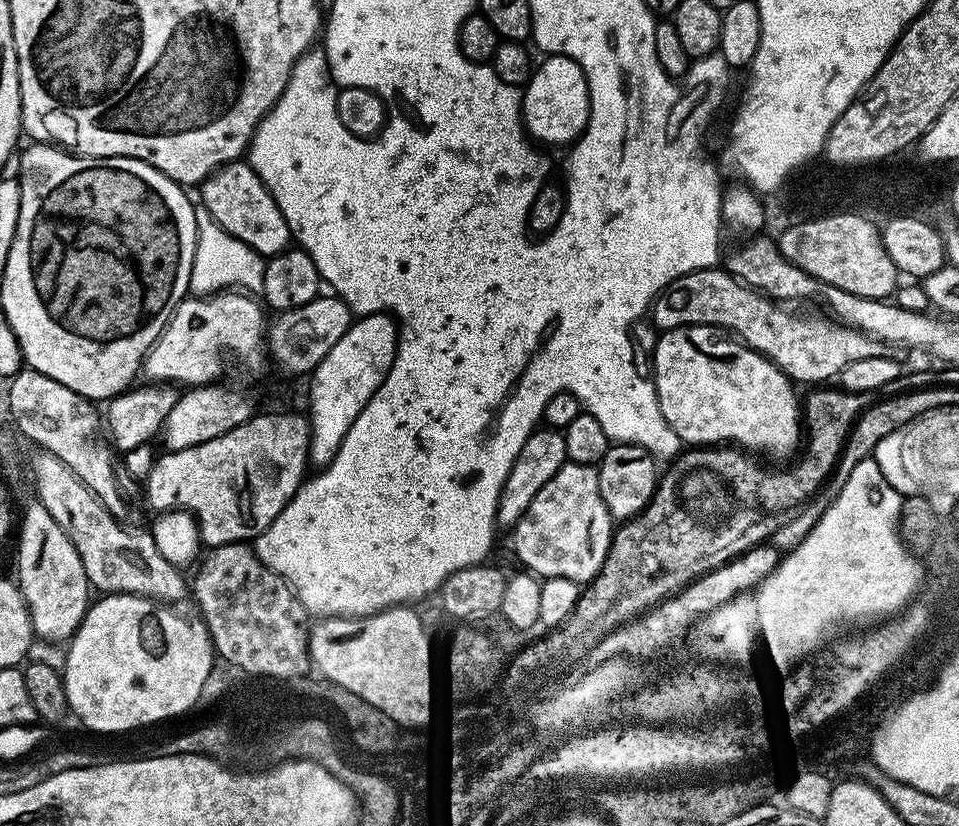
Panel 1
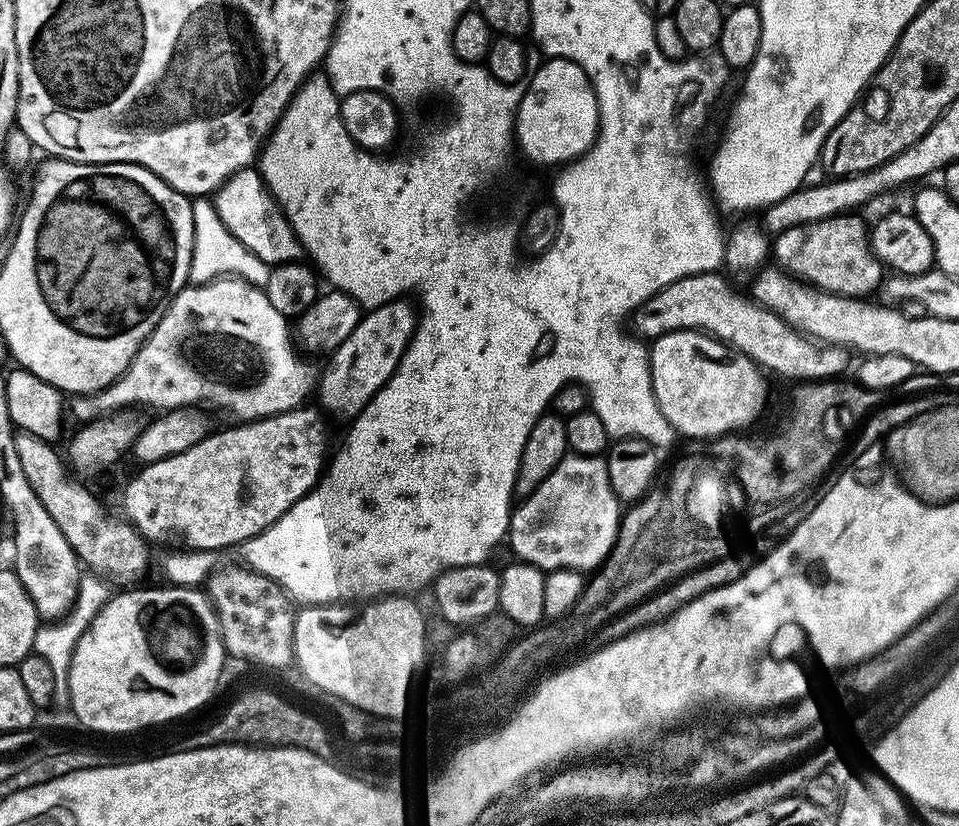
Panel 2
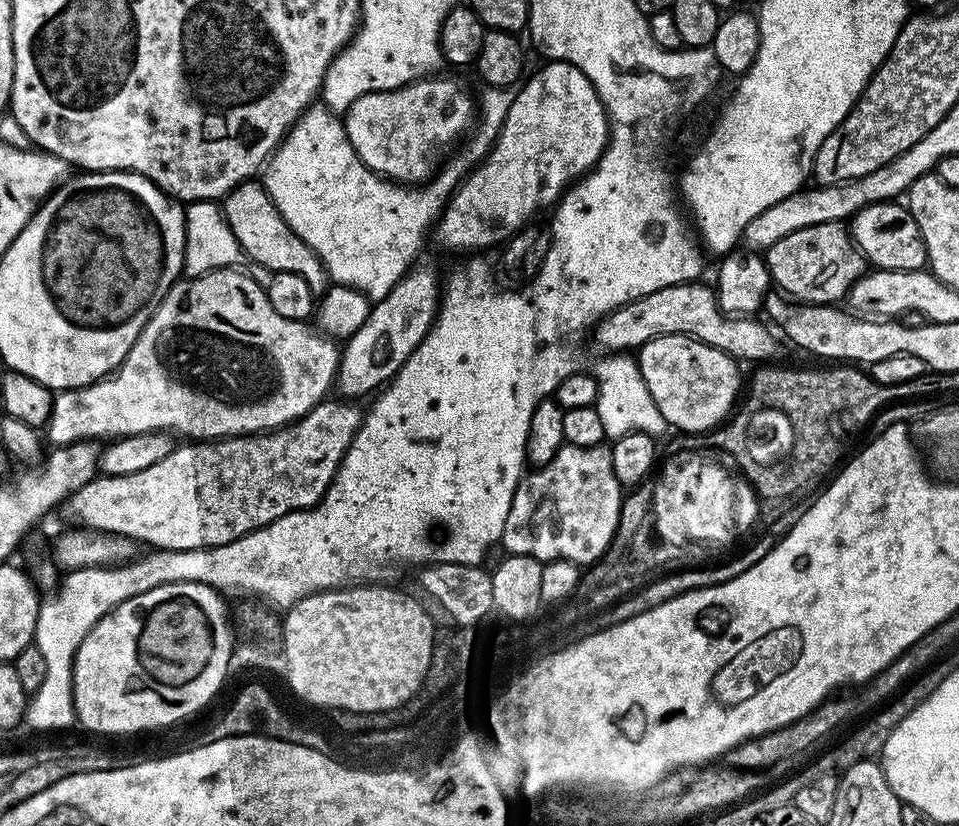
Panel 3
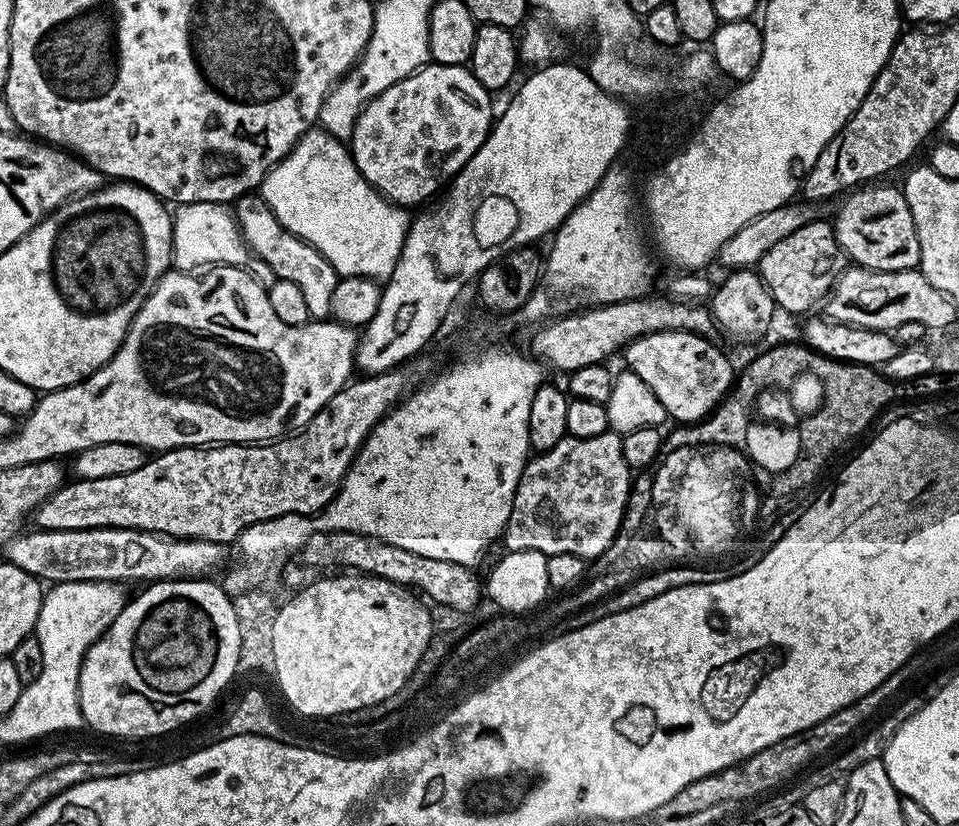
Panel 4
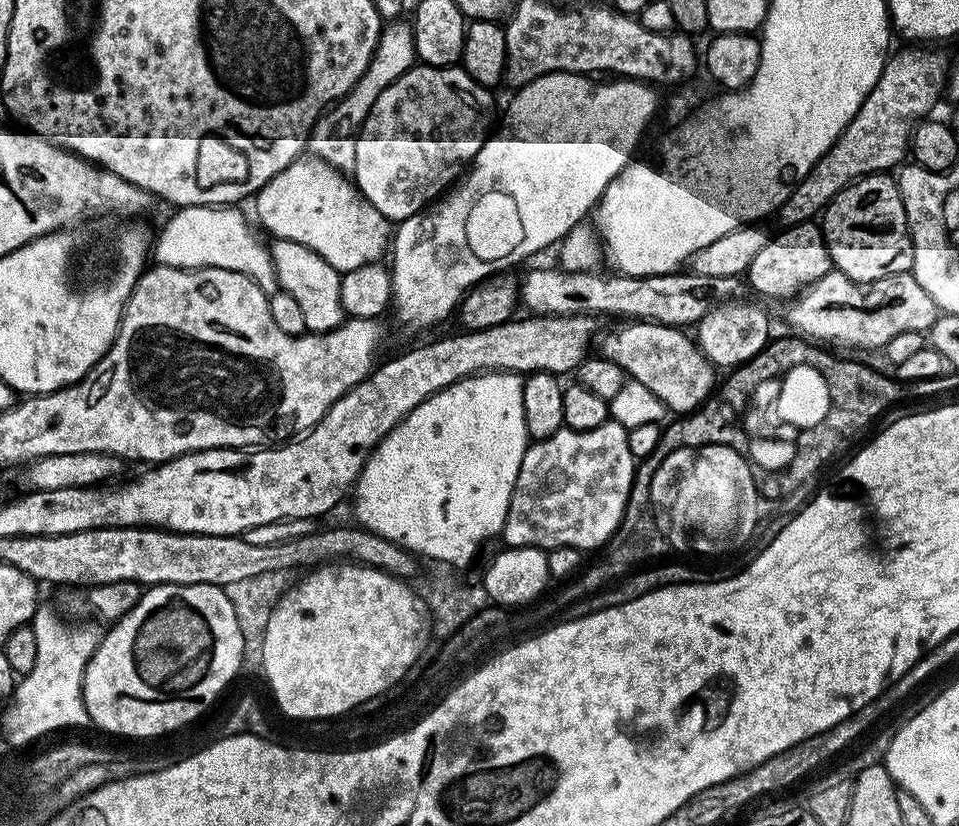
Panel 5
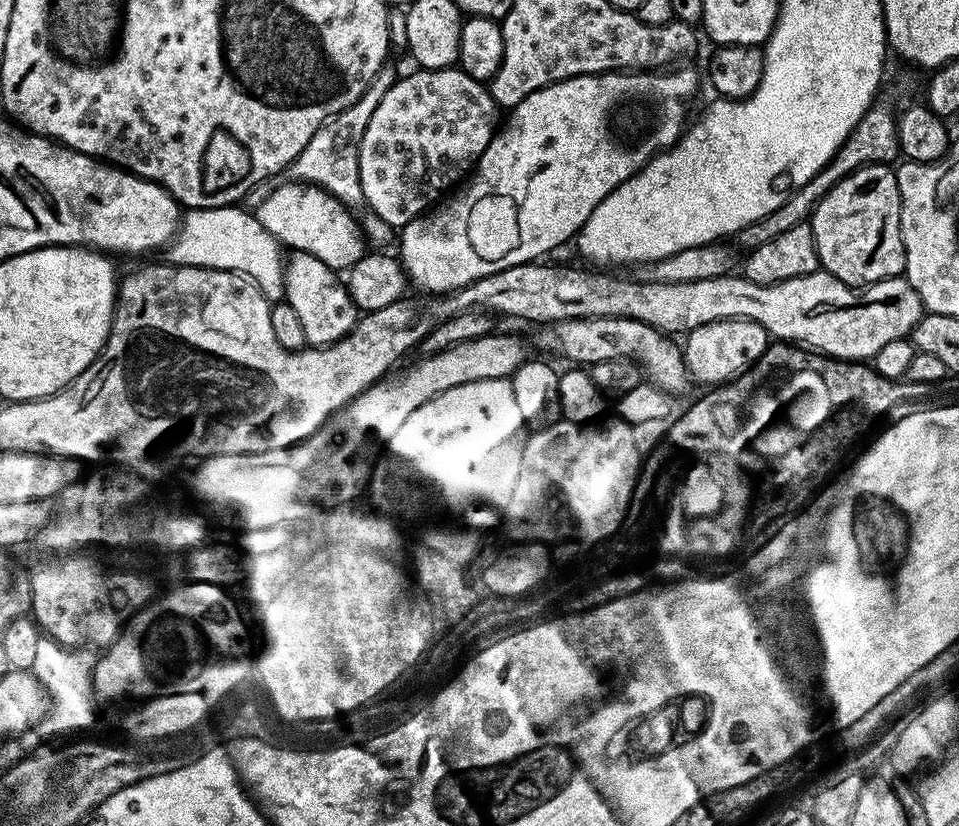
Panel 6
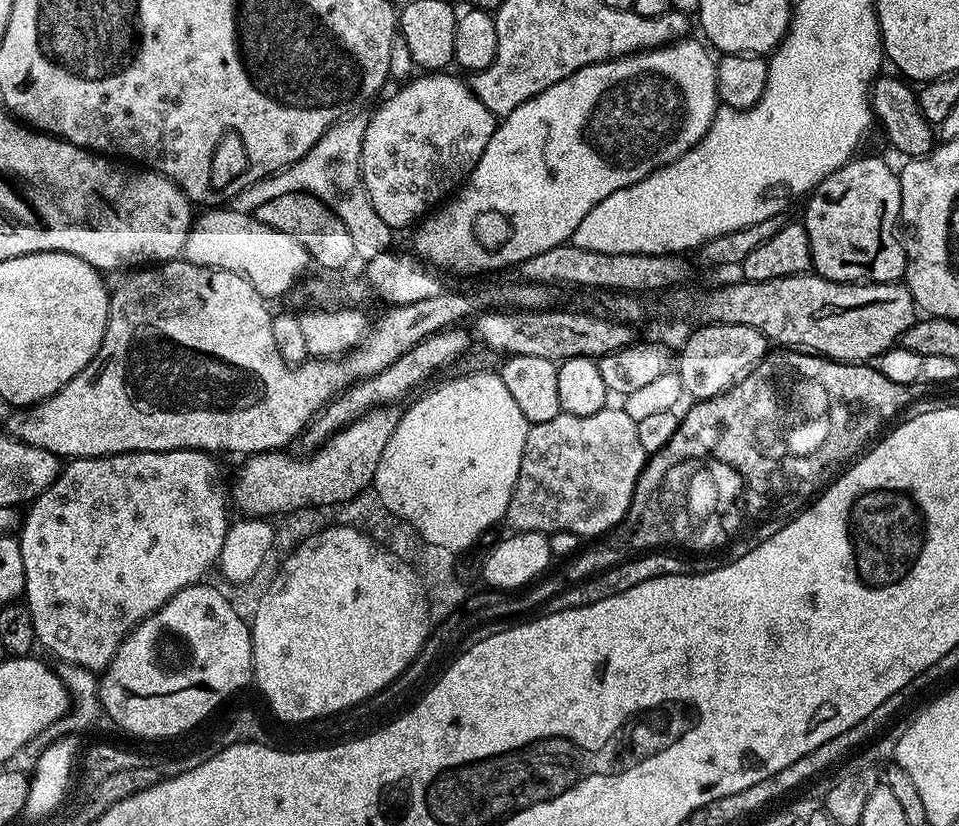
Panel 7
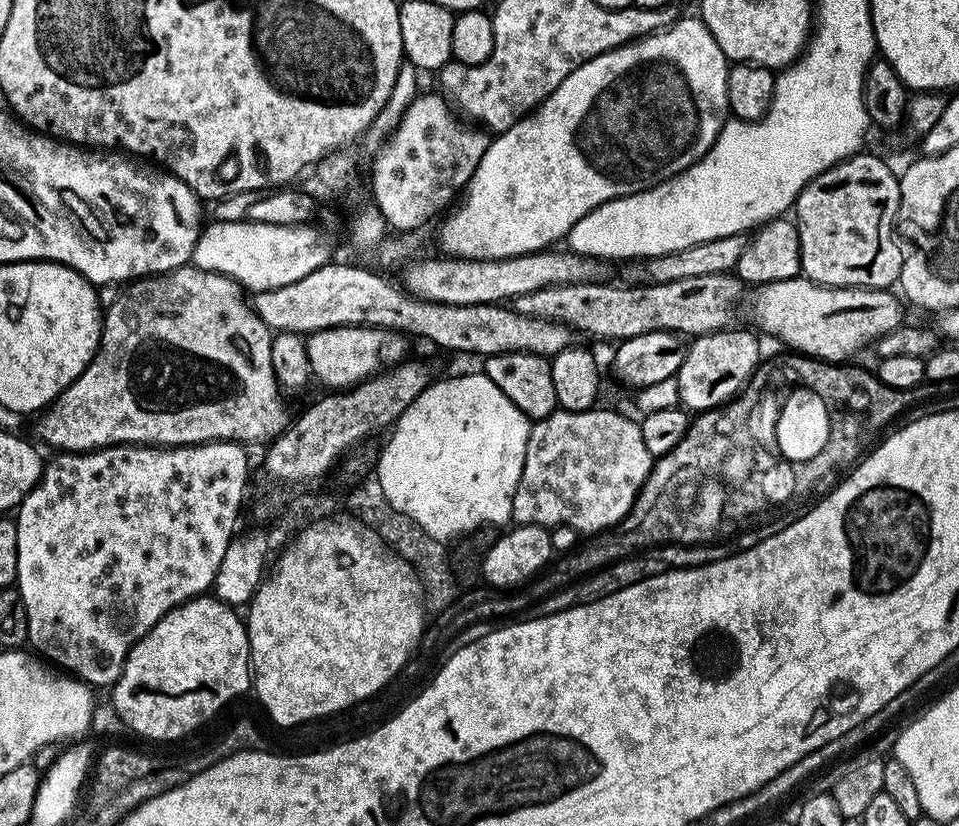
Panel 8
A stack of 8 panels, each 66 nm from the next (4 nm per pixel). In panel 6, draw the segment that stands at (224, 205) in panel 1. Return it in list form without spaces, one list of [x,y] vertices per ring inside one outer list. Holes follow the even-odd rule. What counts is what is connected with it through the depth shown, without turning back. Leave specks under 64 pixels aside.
[[[293,251],[287,257],[284,266],[284,300],[290,307],[294,308],[294,313],[298,314],[298,319],[302,324],[303,333],[309,345],[323,346],[338,342],[356,325],[358,319],[356,303],[350,298],[345,281],[341,277],[339,280],[336,276],[339,275],[333,268],[326,266],[326,262],[322,262],[322,258],[314,258],[314,254],[309,252]]]

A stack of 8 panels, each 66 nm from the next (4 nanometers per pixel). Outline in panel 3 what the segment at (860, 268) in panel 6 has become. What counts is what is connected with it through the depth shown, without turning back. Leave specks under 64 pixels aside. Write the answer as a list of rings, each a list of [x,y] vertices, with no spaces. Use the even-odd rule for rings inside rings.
[[[903,203],[870,204],[858,210],[850,221],[850,231],[865,261],[877,269],[890,272],[894,270],[918,272],[928,263],[926,246],[922,242],[918,222],[914,222],[914,218]]]

